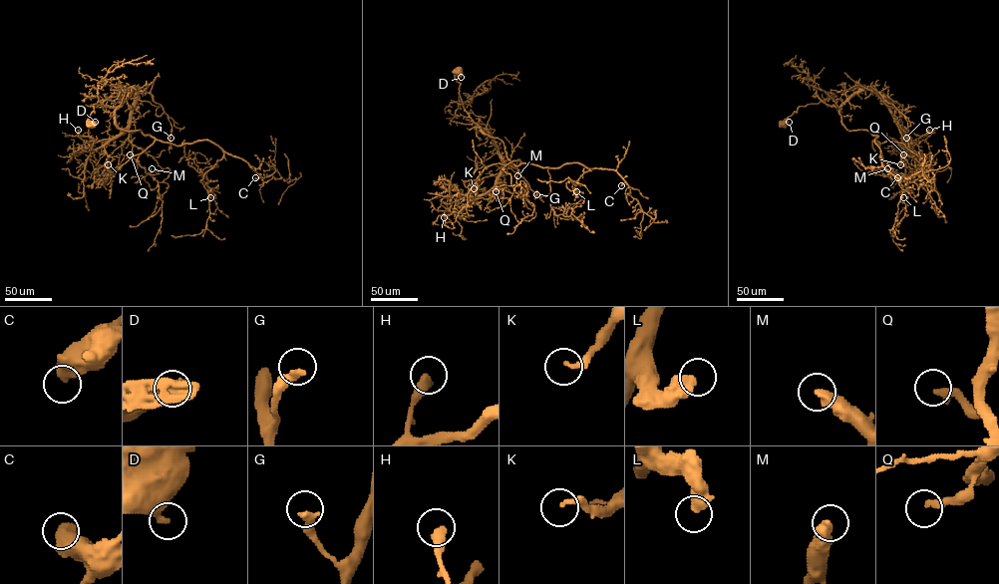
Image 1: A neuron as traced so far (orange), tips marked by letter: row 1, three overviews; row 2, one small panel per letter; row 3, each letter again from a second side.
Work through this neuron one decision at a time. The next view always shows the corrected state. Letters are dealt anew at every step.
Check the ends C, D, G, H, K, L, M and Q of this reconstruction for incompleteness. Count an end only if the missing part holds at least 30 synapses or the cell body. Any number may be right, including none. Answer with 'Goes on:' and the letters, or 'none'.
Goes on: none

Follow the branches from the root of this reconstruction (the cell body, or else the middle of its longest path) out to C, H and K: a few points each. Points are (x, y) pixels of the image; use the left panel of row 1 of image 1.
C: (92, 125), (98, 101), (117, 107), (120, 129), (176, 146), (211, 141), (243, 159), (261, 177), (255, 177)
H: (92, 125), (95, 104), (118, 107), (135, 90), (131, 122), (118, 135), (100, 141), (78, 130)
K: (92, 125), (89, 117), (95, 104), (118, 107), (135, 90), (131, 122), (105, 146), (113, 158), (108, 164)

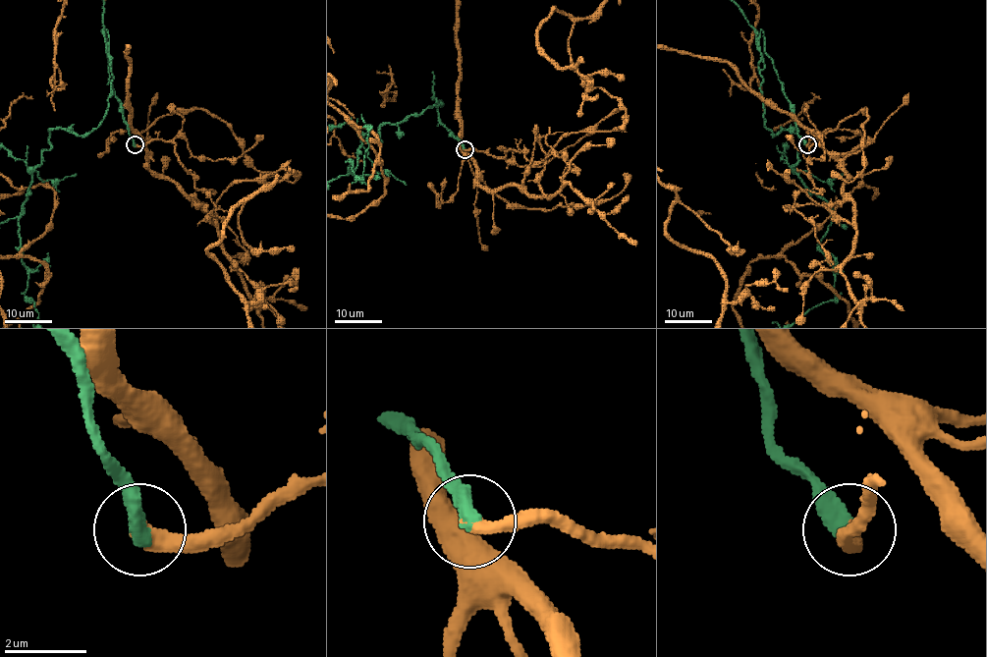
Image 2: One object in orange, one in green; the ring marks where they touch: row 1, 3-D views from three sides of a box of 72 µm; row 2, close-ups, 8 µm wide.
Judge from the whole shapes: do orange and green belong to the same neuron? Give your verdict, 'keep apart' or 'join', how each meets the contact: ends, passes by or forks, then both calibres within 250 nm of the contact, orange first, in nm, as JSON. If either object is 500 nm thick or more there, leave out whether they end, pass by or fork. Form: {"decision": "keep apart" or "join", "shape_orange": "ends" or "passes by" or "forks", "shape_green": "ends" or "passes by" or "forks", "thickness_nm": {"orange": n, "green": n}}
{"decision": "join", "shape_orange": "ends", "shape_green": "ends", "thickness_nm": {"orange": 380, "green": 480}}

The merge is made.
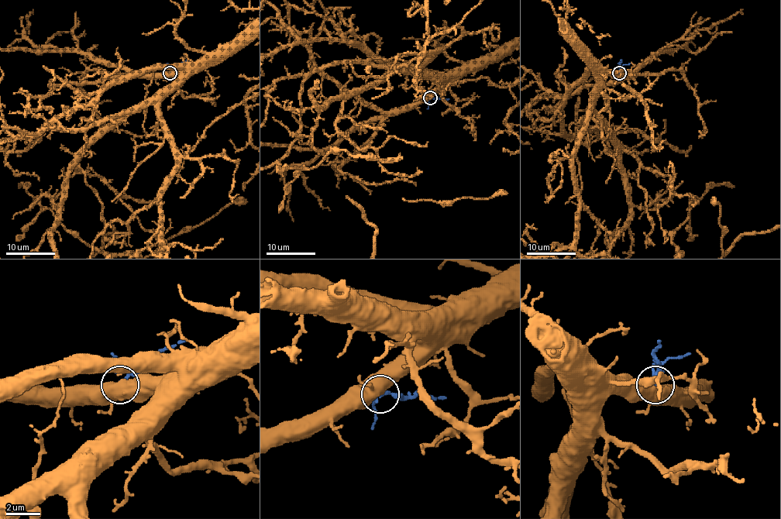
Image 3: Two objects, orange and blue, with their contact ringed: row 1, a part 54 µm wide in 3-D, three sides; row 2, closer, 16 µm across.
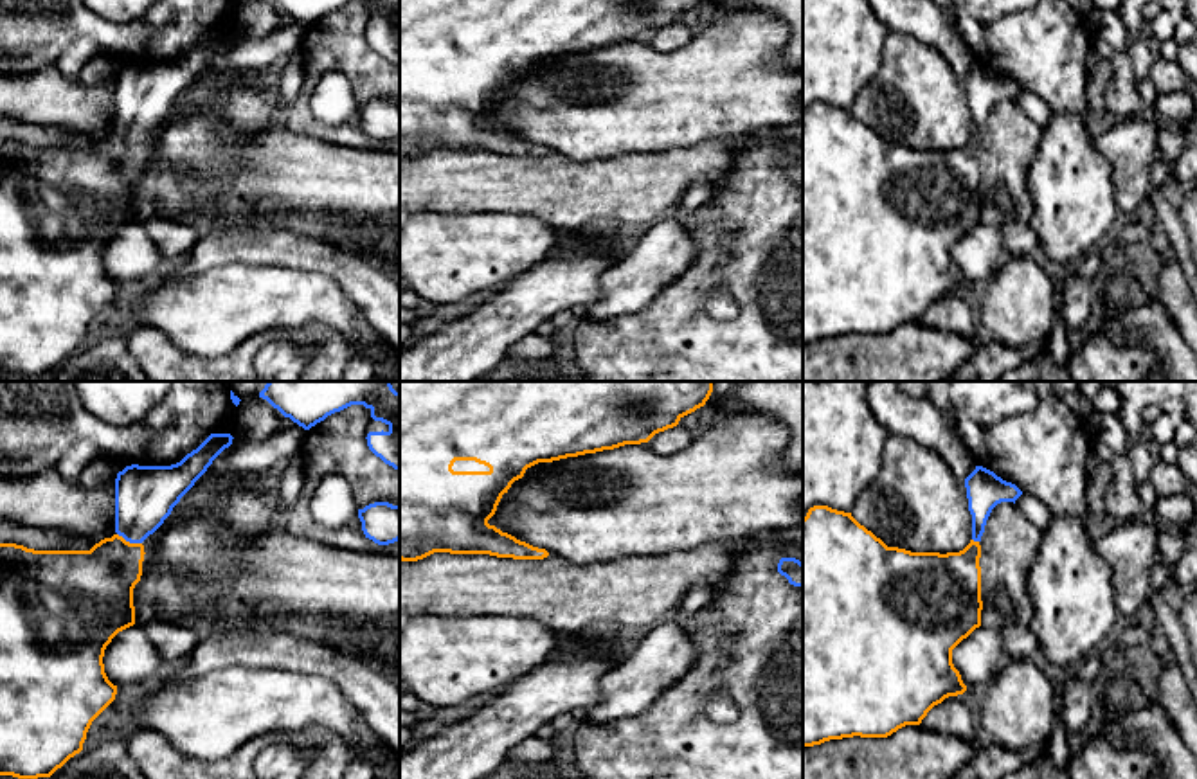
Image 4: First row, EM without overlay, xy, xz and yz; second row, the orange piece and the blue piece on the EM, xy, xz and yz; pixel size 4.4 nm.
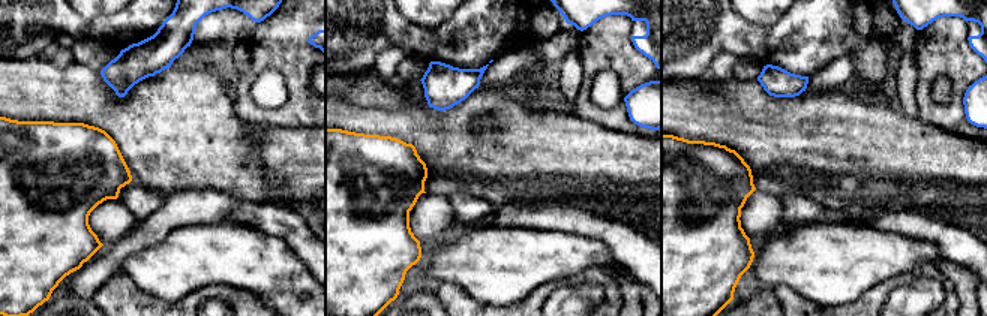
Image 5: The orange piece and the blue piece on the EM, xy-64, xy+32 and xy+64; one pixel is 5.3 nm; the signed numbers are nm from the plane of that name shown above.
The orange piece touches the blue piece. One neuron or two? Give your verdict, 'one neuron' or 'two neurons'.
one neuron

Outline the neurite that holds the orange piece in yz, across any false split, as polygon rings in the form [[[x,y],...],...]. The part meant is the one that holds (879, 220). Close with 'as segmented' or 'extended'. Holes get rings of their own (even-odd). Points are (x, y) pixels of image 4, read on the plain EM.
[[[976,63],[965,76],[972,137],[959,149],[911,149],[887,144],[851,110],[814,103],[803,115],[803,344],[842,335],[887,335],[905,322],[920,322],[949,293],[967,288],[952,261],[952,246],[981,223],[981,133],[992,106],[1022,88]]]; extended

